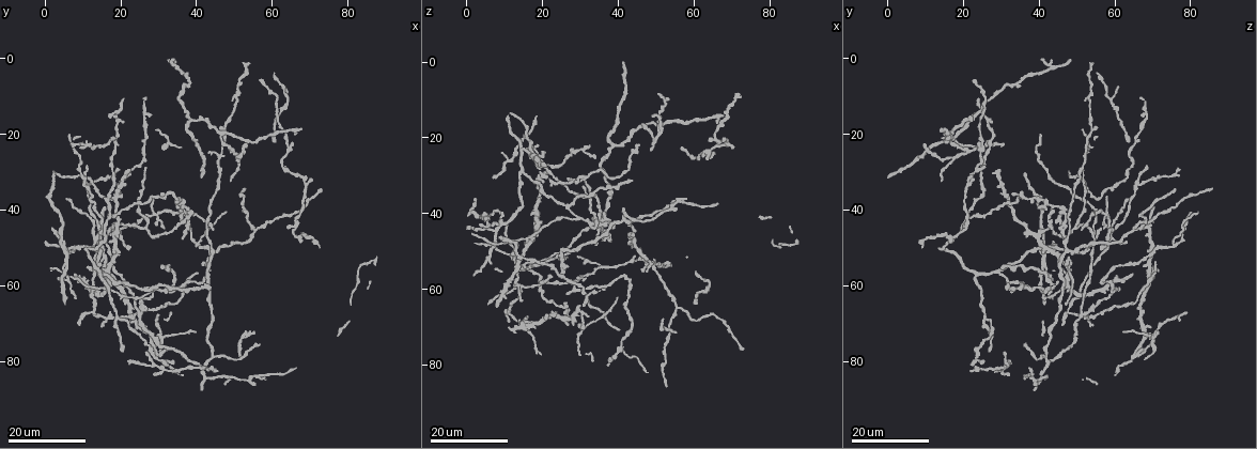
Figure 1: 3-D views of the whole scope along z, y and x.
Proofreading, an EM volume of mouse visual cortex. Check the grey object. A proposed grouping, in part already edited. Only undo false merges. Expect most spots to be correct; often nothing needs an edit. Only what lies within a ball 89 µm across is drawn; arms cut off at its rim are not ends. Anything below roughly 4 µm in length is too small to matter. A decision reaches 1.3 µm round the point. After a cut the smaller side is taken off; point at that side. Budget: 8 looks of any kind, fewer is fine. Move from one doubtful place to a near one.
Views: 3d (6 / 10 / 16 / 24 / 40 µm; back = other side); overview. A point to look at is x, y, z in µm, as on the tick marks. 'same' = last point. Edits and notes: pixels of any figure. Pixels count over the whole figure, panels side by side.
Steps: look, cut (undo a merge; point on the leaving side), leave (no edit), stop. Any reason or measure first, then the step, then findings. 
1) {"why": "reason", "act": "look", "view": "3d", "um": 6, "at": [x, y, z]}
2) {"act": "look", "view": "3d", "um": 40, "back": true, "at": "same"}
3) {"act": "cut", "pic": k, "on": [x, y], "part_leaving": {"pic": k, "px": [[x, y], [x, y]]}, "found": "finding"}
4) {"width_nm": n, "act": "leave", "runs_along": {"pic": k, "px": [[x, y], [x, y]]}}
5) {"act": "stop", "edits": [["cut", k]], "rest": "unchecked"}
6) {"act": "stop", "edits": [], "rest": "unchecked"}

{"why": "side arm on a straight run", "act": "look", "view": "3d", "um": 24, "at": [41.5, 82.5, 42.0]}

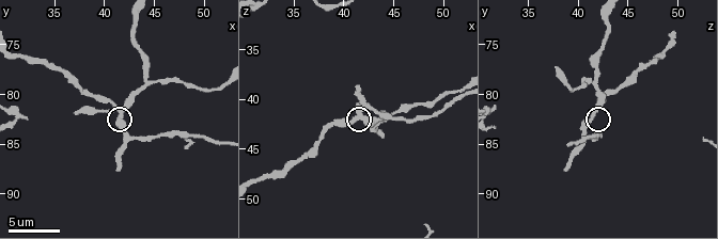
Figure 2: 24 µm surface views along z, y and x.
{"act": "look", "view": "3d", "um": 10, "at": [41.6, 82.0, 41.4]}

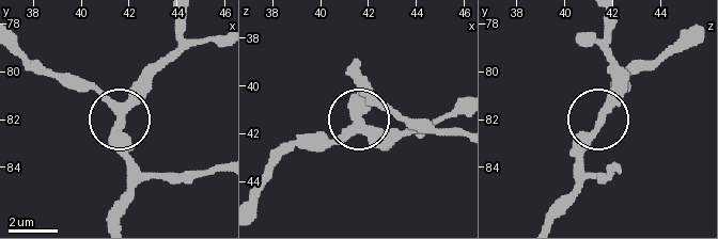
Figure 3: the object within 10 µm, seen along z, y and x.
{"act": "leave", "found": "continuous, no second cell"}

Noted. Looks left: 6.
{"act": "look", "view": "3d", "um": 24, "at": [40.5, 49.0, 75.0]}

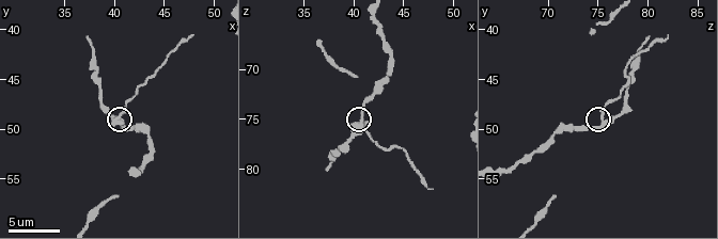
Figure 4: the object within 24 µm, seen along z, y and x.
{"act": "look", "view": "3d", "um": 6, "at": [40.0, 48.8, 75.4]}

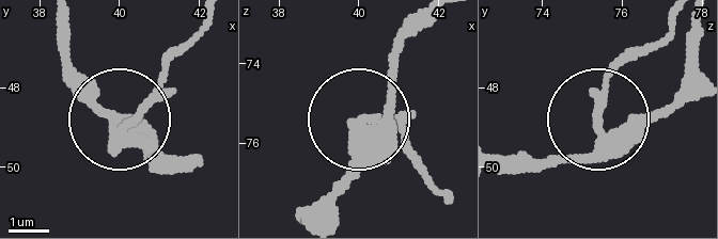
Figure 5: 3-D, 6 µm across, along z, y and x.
{"act": "leave", "found": "one cell here"}

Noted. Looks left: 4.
{"why": "three-way junction", "act": "look", "view": "3d", "um": 24, "at": [56.0, 45.5, 65.0]}

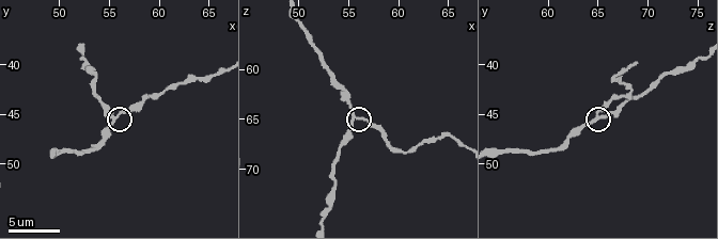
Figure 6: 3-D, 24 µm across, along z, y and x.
{"act": "look", "view": "3d", "um": 10, "at": [55.4, 45.4, 65.2]}

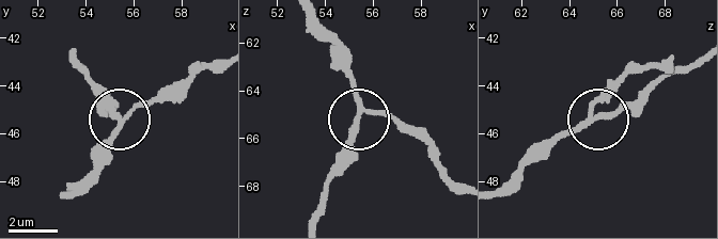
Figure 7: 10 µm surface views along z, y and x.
{"width_nm": 210, "act": "leave", "runs_along": {"pic": 7, "px": [[313, 20], [356, 99], [340, 164]]}, "found": "all the same cell"}

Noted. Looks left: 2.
{"why": "arms part here", "act": "look", "view": "3d", "um": 24, "at": [51.0, 25.5, 18.5]}

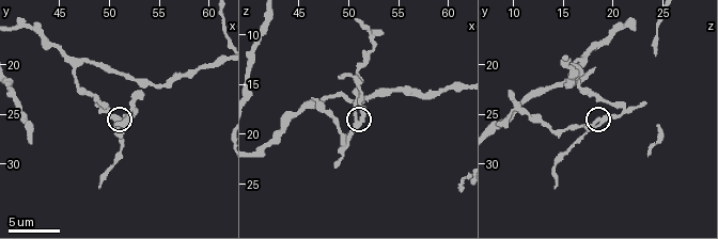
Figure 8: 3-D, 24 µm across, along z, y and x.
{"act": "look", "view": "3d", "um": 6, "at": [50.8, 26.0, 18.8]}

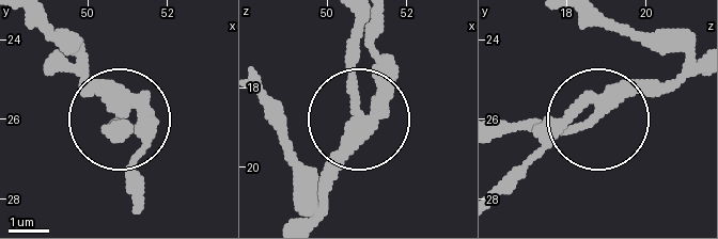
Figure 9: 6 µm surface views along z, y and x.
{"act": "leave", "runs_along": {"pic": 9, "px": [[26, 19], [74, 58], [114, 115], [135, 122], [142, 187]]}, "found": "all the same cell"}

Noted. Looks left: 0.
{"act": "stop", "edits": [], "rest": "unchecked"}

